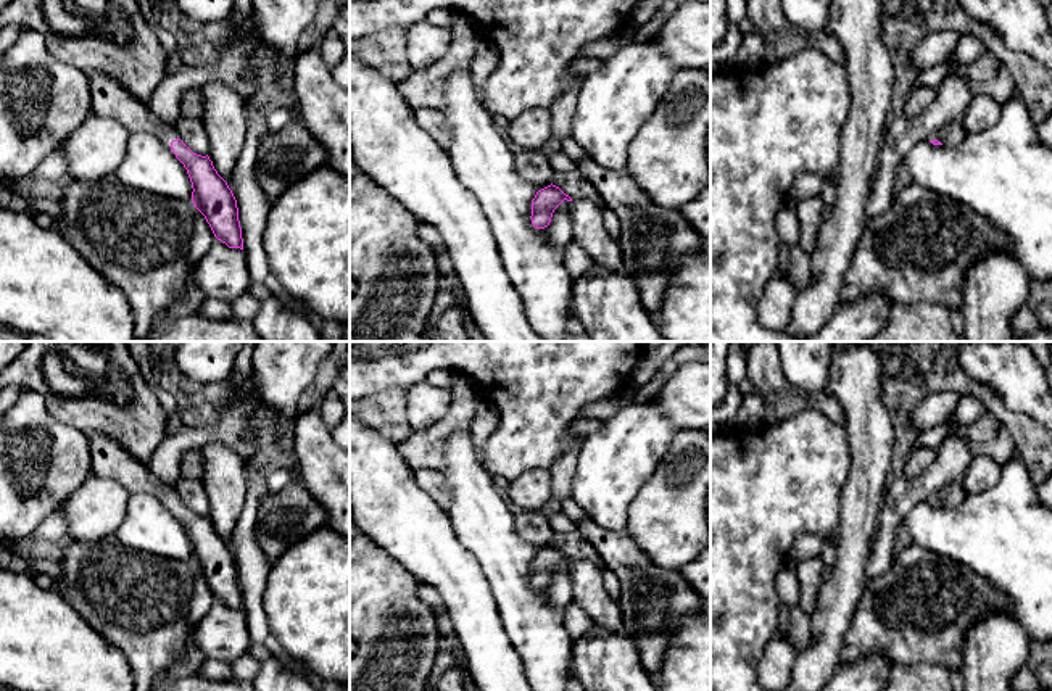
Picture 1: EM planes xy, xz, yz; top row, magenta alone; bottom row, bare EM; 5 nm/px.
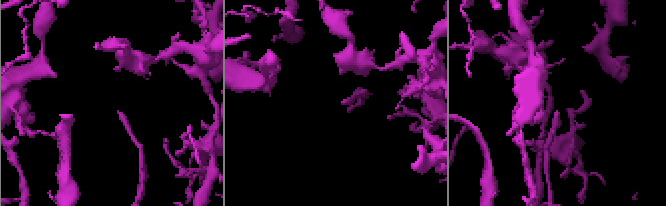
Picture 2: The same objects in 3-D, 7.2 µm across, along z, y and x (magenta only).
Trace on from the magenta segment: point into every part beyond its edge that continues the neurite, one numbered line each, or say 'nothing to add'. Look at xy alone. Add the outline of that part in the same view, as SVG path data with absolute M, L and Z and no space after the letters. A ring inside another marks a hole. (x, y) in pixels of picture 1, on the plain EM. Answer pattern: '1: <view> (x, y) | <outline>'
1: xy (110, 459) | M101 433L89 437L92 475L116 480L129 494L148 493L171 509L179 499L174 486L158 480L147 464L127 453L116 440Z

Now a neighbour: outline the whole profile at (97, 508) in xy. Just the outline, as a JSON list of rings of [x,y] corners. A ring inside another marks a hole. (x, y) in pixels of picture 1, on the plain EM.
[[[89,475],[56,514],[63,517],[71,541],[97,541],[121,527],[129,498],[116,480]]]

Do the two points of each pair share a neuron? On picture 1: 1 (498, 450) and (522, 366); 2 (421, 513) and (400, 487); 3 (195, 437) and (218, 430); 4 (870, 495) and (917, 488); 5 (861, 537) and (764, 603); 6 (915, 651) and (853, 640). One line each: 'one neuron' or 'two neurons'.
1: one neuron
2: one neuron
3: one neuron
4: two neurons
5: two neurons
6: one neuron

